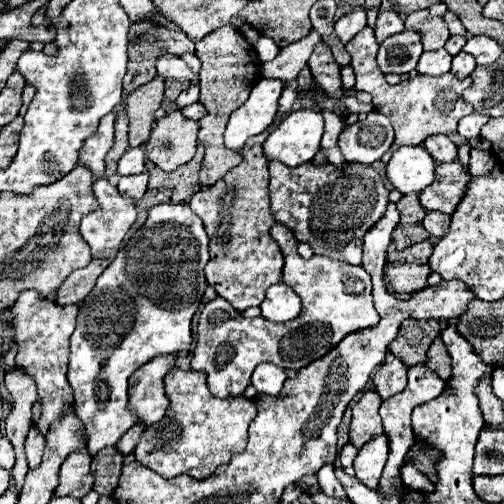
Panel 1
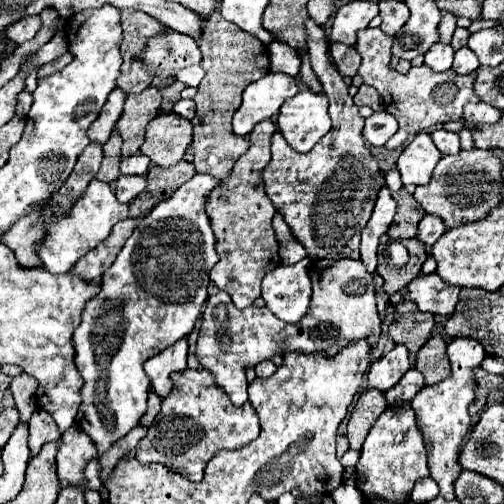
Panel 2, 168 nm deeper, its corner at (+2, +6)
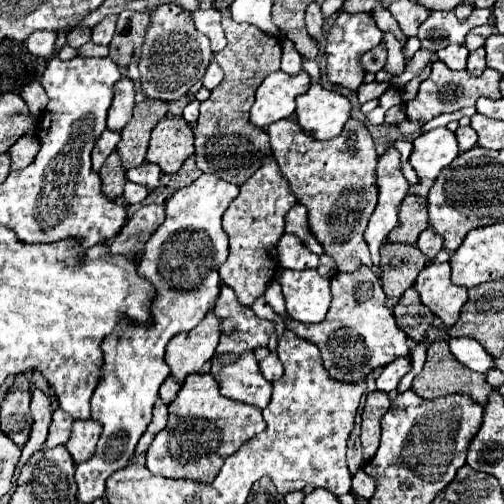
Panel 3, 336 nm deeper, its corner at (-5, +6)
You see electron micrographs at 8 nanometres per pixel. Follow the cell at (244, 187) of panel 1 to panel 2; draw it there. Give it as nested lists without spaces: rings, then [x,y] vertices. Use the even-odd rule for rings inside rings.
[[[264,120],[250,132],[252,146],[236,162],[232,174],[222,180],[216,190],[212,190],[206,206],[220,254],[220,262],[212,268],[210,278],[220,290],[232,296],[236,308],[252,306],[254,300],[260,298],[260,282],[264,274],[280,264],[278,240],[272,230],[272,218],[276,214],[276,208],[266,196],[262,182],[262,172],[270,162],[270,138],[274,130],[274,122]]]

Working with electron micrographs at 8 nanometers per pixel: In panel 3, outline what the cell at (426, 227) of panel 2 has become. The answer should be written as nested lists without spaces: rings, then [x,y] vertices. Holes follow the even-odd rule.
[[[425,228],[417,240],[417,248],[429,258],[429,262],[433,262],[433,258],[443,250],[443,238],[439,238],[439,234],[435,234],[433,230]]]

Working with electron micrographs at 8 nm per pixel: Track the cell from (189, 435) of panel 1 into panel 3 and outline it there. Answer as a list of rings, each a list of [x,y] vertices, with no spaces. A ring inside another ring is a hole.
[[[189,374],[177,398],[169,404],[167,426],[155,436],[147,450],[147,468],[151,474],[211,484],[225,458],[239,450],[245,440],[263,430],[265,420],[261,410],[219,394],[219,384],[211,374]]]

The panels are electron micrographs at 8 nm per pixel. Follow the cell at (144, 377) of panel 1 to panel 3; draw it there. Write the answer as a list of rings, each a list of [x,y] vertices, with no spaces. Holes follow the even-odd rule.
[[[209,310],[191,332],[183,332],[169,342],[165,362],[171,370],[171,378],[181,384],[187,374],[199,372],[199,368],[213,356],[217,342],[219,320],[213,310]]]

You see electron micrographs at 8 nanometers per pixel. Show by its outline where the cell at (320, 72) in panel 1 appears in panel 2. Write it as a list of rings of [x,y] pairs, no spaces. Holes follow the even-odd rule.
[[[312,18],[306,20],[306,44],[312,68],[330,100],[332,130],[306,154],[290,148],[288,142],[284,142],[284,136],[276,132],[272,136],[272,160],[262,172],[262,180],[268,198],[284,216],[292,234],[308,250],[312,260],[358,260],[360,230],[374,210],[376,194],[380,186],[384,186],[384,178],[378,160],[364,144],[364,118],[358,114],[358,106],[352,102],[340,72],[330,64],[326,34]]]

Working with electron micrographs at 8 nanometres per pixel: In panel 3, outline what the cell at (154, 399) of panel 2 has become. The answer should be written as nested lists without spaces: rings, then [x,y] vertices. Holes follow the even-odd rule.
[[[167,378],[167,382],[163,382],[163,386],[159,388],[159,398],[161,398],[165,404],[169,404],[169,402],[177,396],[179,388],[181,388],[181,384],[177,384],[173,378]]]

